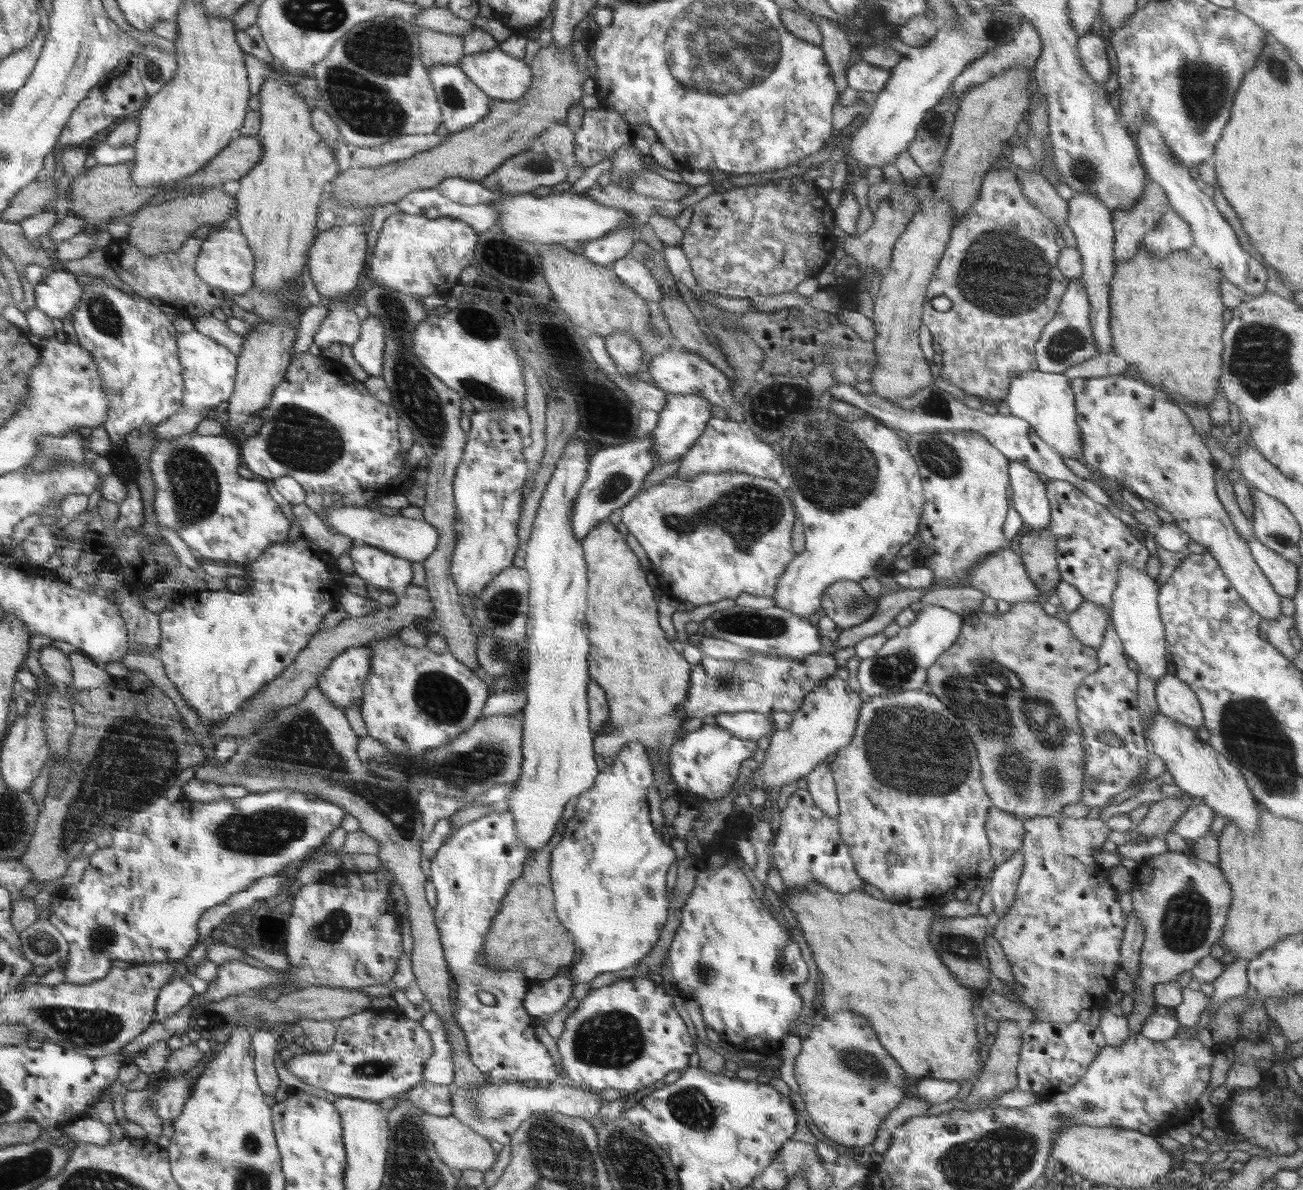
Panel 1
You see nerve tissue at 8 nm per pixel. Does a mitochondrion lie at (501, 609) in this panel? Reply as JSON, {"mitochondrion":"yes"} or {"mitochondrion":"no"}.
{"mitochondrion":"yes"}

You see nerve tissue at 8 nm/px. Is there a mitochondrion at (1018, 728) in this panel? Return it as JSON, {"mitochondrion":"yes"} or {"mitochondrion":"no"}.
{"mitochondrion":"yes"}

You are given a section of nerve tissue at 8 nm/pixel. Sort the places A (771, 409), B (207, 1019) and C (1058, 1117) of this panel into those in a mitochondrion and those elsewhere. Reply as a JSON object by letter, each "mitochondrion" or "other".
{"A":"mitochondrion","B":"mitochondrion","C":"mitochondrion"}

